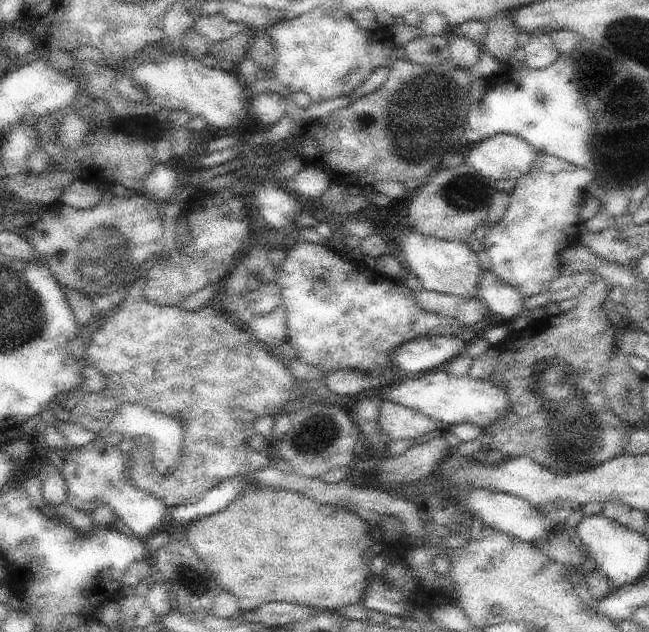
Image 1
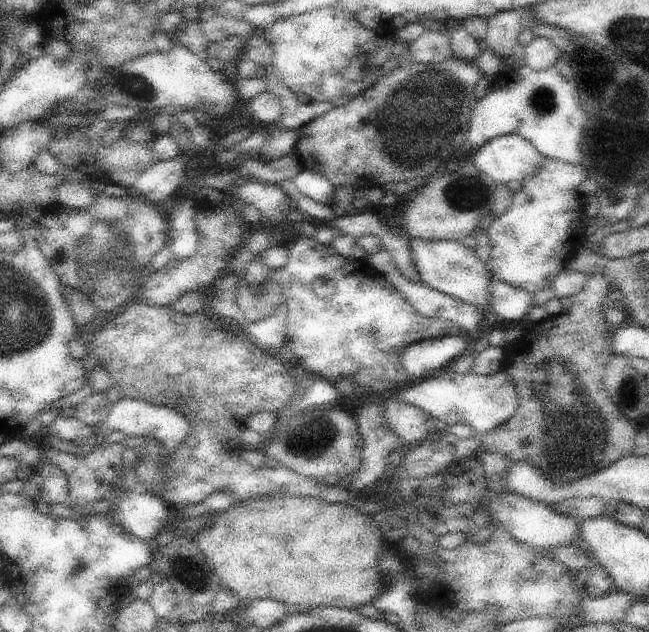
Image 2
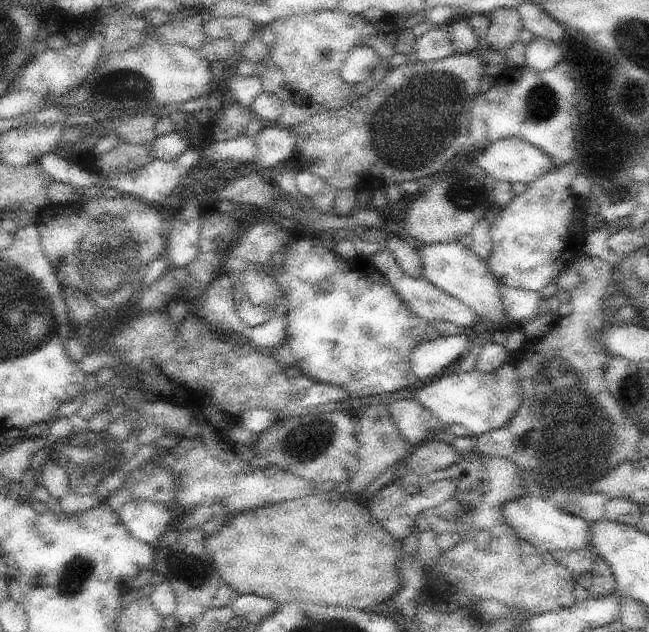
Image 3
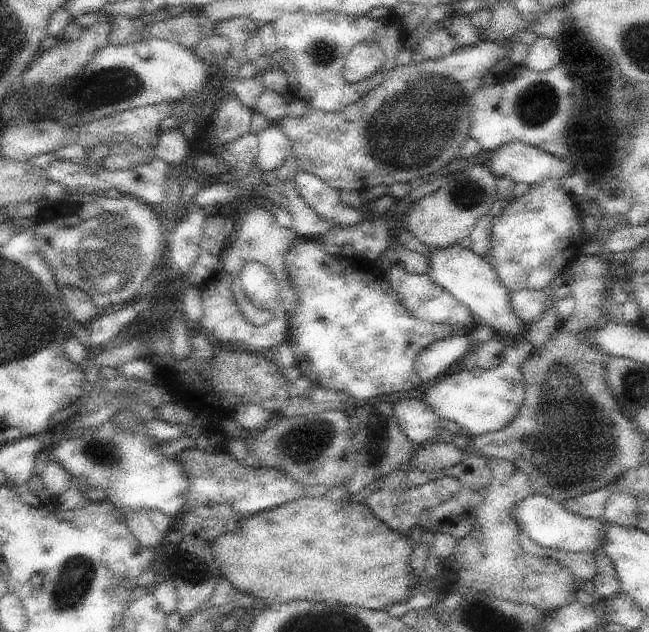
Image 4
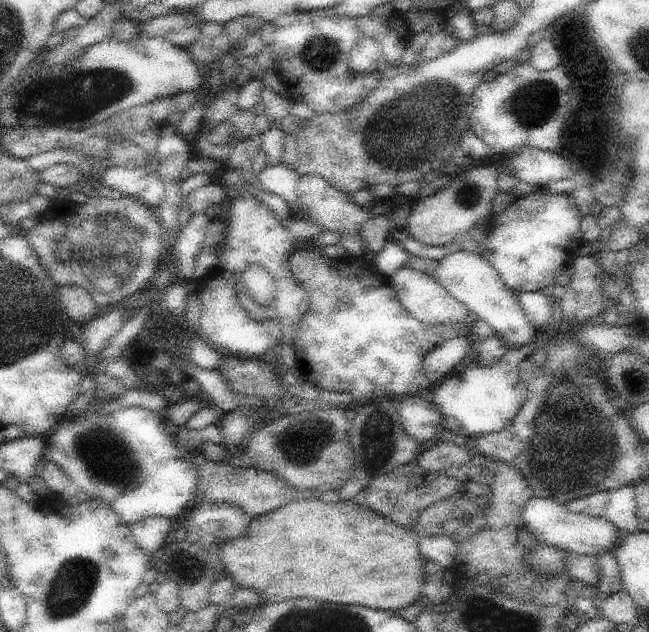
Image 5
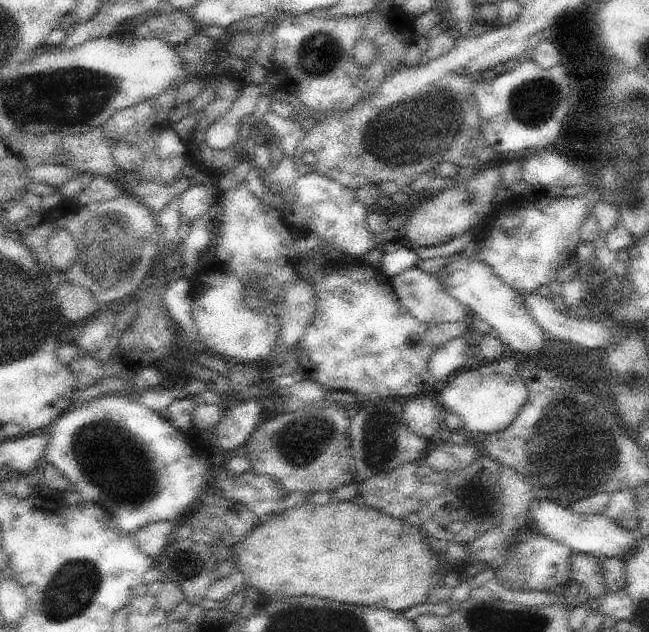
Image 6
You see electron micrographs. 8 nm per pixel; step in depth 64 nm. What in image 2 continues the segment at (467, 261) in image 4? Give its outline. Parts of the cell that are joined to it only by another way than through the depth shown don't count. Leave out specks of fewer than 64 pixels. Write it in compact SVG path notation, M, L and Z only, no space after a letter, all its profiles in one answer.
M409 238L409 245L412 258L420 273L420 280L426 283L426 286L473 304L486 312L487 318L493 319L489 306L489 284L492 274L478 258L475 249L465 246L460 241L435 241L421 238Z

